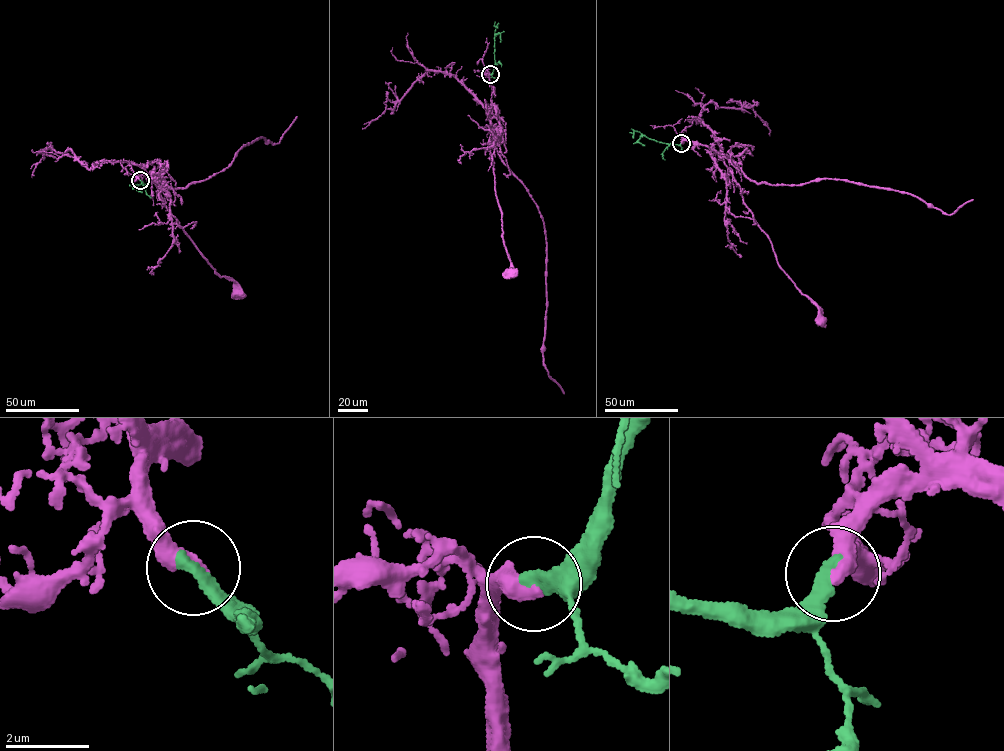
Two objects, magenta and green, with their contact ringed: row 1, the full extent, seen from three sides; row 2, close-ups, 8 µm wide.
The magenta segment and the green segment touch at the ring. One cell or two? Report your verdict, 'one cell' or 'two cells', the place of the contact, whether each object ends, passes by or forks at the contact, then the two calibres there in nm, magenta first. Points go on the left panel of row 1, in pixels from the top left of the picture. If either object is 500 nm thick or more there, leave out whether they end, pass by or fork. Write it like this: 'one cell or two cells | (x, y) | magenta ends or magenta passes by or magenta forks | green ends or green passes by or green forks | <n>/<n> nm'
one cell | (140, 180) | magenta ends | green ends | 480/360 nm

